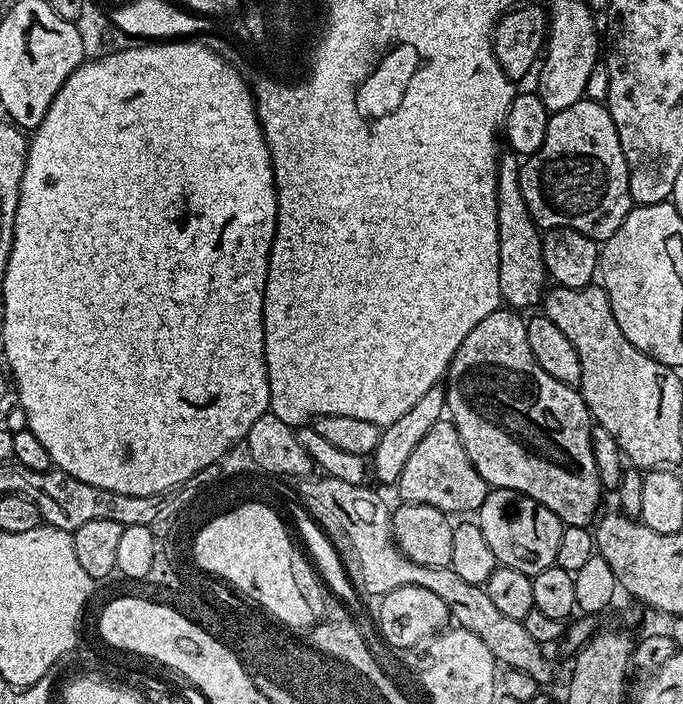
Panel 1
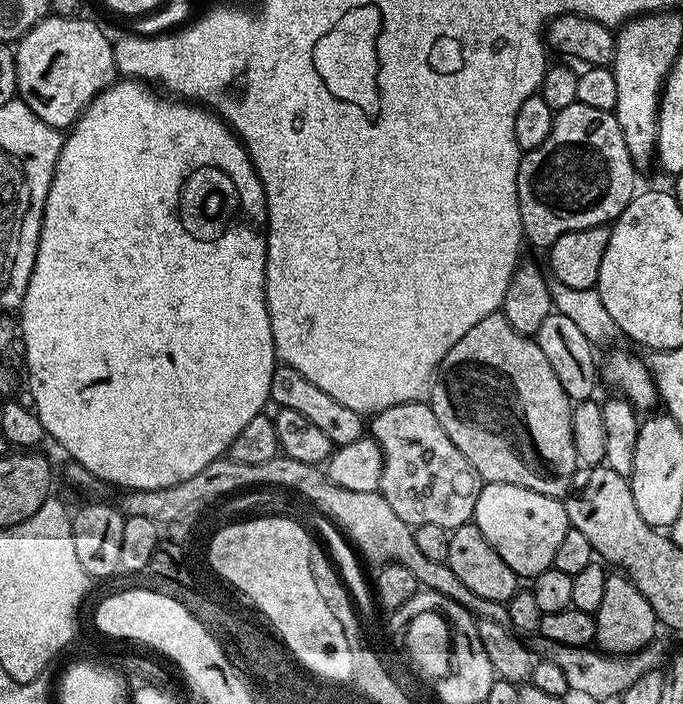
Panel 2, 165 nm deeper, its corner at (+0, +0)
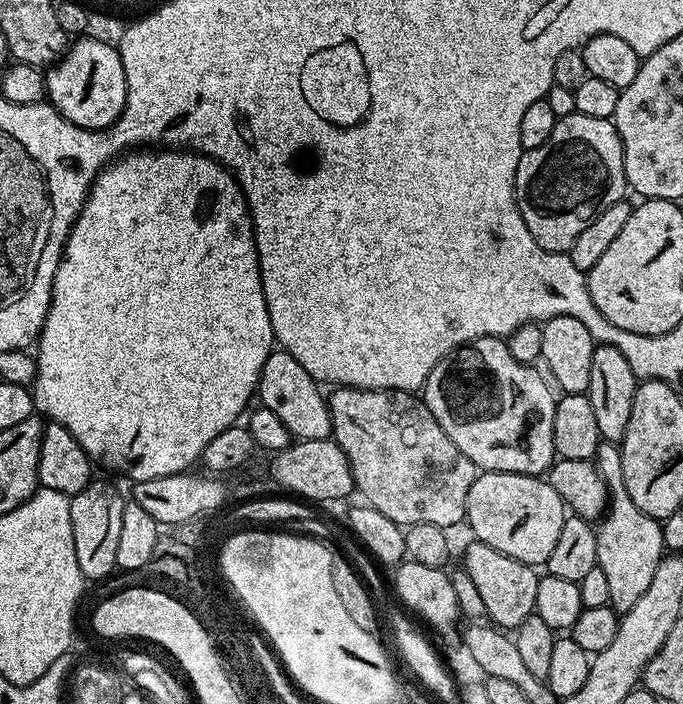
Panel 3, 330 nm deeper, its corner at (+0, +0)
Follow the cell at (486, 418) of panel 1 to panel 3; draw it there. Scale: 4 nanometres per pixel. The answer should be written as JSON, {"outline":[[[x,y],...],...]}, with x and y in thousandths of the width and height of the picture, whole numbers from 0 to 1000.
{"outline":[[[703,477],[684,489],[675,489],[666,500],[656,501],[649,511],[643,511],[638,516],[635,526],[630,526],[630,531],[621,544],[618,567],[622,577],[630,582],[630,588],[635,588],[641,605],[647,605],[647,611],[653,611],[653,622],[659,622],[659,628],[665,628],[665,634],[671,634],[671,639],[676,639],[676,645],[682,645],[682,651],[688,651],[688,656],[694,656],[698,666],[710,670],[751,670],[766,676],[795,678],[816,652],[814,635],[811,634],[811,588],[814,587],[816,564],[813,561],[808,563],[810,553],[805,550],[804,541],[801,538],[796,541],[783,528],[785,526],[780,518],[766,517],[751,509],[742,487],[734,479]]]}

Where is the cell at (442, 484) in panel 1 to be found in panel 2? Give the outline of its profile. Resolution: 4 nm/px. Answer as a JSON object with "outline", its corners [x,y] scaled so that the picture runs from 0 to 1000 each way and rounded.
{"outline":[[[608,568],[552,585],[542,597],[542,618],[553,628],[562,652],[555,699],[577,723],[577,730],[589,736],[589,741],[603,746],[605,751],[612,747],[647,747],[660,753],[687,743],[695,734],[700,702],[706,692],[703,675],[694,662],[688,662],[682,645],[676,645],[676,639],[659,628],[659,616],[647,611],[647,599],[635,594],[631,572]]]}

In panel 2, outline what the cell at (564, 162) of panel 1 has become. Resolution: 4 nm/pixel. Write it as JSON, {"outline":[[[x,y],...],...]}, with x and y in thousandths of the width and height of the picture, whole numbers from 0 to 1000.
{"outline":[[[840,146],[829,151],[821,159],[813,161],[813,166],[814,172],[805,185],[805,196],[799,196],[799,202],[794,202],[794,207],[788,207],[782,214],[766,217],[761,224],[761,240],[758,241],[758,293],[764,304],[767,332],[775,348],[786,347],[792,355],[801,354],[813,341],[823,338],[823,332],[830,330],[858,327],[877,318],[895,320],[908,308],[911,298],[917,298],[917,293],[925,286],[934,267],[934,263],[931,263],[934,241],[925,233],[922,213],[917,213],[917,196],[911,196],[911,185],[902,172],[900,158],[870,156],[870,151]]]}

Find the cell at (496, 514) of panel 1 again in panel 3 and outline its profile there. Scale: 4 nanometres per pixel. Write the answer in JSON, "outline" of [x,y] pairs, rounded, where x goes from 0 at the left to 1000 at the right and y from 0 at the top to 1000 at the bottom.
{"outline":[[[704,669],[688,690],[682,744],[691,749],[690,760],[766,801],[791,804],[802,797],[827,737],[823,707],[817,707],[801,680],[751,670]]]}

